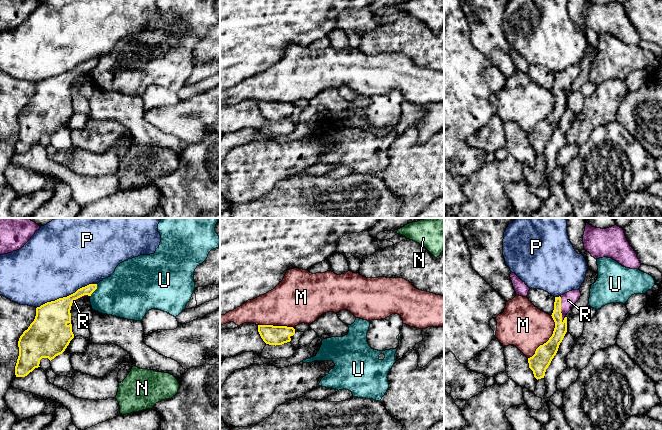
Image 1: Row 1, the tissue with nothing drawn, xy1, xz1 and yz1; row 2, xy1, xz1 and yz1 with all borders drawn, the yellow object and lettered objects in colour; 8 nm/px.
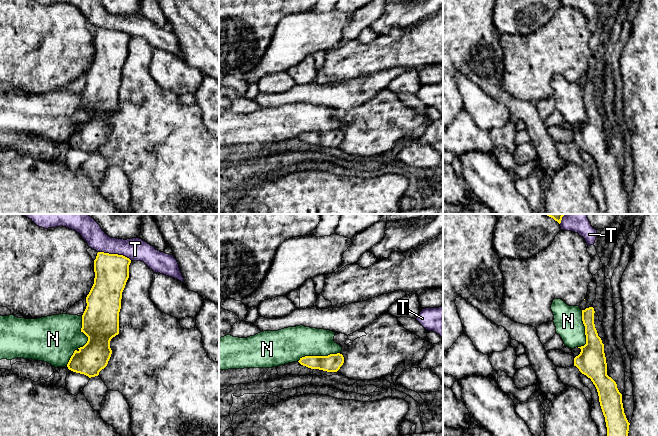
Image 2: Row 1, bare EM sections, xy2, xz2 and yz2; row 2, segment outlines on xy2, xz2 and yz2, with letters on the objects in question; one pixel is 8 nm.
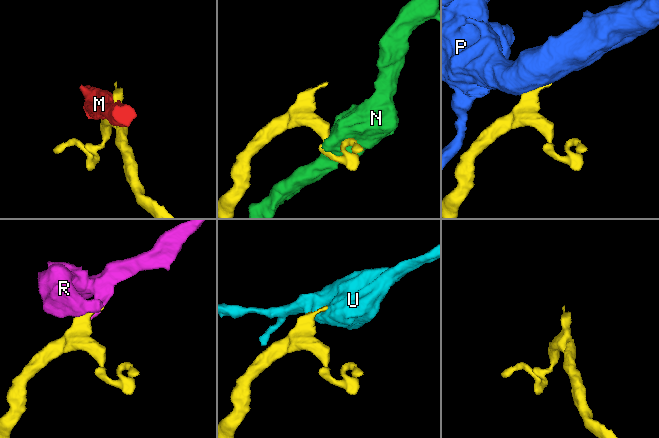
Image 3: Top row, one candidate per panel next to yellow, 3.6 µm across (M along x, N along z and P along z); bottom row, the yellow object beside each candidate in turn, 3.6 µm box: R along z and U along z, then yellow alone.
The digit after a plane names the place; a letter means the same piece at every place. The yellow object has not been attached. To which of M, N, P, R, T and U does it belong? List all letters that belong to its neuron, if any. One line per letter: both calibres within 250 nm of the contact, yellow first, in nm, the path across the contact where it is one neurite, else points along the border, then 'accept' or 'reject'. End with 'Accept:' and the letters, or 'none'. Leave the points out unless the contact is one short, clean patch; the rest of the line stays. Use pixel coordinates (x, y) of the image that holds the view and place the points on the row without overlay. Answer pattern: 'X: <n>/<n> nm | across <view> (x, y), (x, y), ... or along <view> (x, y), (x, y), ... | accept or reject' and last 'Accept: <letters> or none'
M: 160/360 nm | reject
N: 300/360 nm | reject
P: 280/500 nm | reject
R: 100/120 nm | accept
T: 280/180 nm | reject
U: 100/380 nm | along xy1 (97, 60), (97, 63), (90, 72) | reject
Accept: R

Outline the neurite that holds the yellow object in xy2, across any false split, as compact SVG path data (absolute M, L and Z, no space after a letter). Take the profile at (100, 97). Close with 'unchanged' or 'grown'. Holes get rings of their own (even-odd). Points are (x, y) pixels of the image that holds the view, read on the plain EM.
M98 28L94 60L86 73L82 104L88 117L75 126L67 143L89 154L99 151L111 133L110 117L119 110L122 68L129 54L131 36L123 31Z | unchanged

